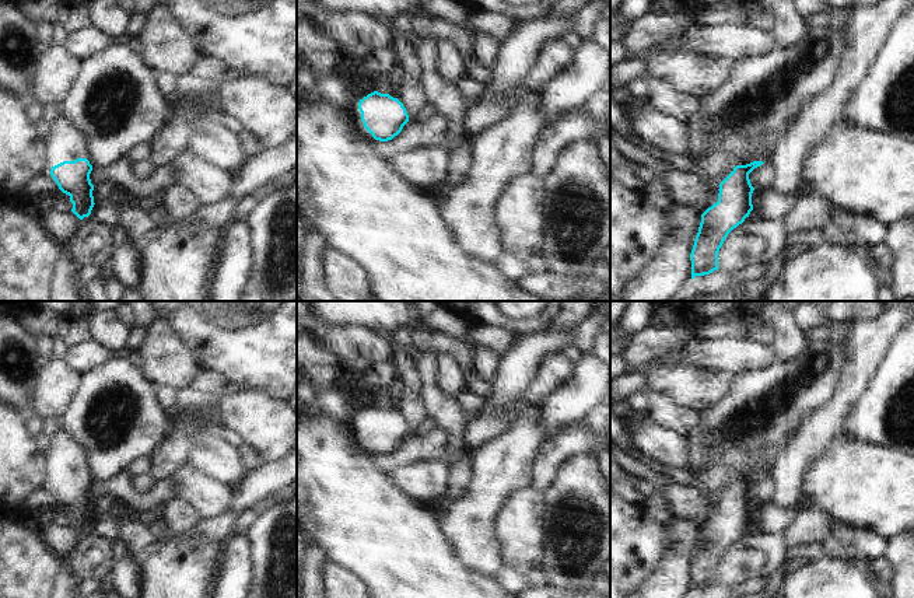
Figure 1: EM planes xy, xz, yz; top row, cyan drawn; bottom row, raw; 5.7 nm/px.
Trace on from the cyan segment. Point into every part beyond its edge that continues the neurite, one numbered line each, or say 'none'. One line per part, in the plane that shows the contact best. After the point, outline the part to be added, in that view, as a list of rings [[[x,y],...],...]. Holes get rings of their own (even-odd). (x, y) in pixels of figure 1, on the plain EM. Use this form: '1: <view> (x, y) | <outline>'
1: xy (62, 457) | [[[63,431],[49,438],[43,455],[43,471],[49,480],[55,480],[63,475],[87,472],[87,457],[84,451]]]

